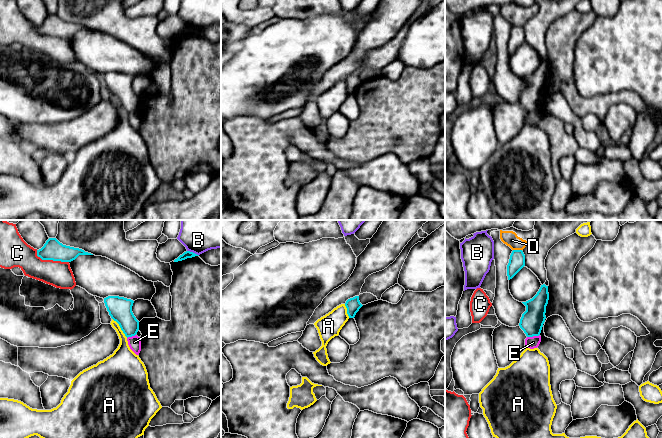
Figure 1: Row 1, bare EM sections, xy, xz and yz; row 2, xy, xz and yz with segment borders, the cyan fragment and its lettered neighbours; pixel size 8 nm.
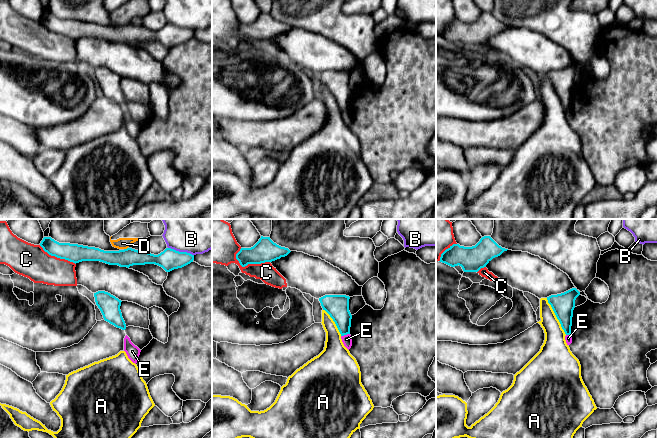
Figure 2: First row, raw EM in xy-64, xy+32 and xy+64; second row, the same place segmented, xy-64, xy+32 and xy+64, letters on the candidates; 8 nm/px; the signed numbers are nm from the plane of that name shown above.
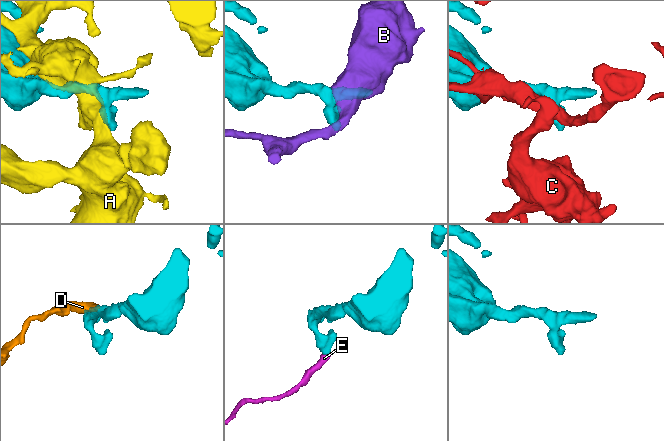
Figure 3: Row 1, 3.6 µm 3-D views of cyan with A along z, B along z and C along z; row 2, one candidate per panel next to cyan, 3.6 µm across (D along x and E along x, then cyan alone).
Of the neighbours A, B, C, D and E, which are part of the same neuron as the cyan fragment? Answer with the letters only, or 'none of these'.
none of these

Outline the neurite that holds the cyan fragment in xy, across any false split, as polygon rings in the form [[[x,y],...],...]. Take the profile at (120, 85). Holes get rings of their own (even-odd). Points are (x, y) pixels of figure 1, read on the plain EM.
[[[108,72],[104,79],[111,94],[116,97],[125,112],[135,112],[139,106],[139,97],[132,88],[134,77],[119,72]]]

